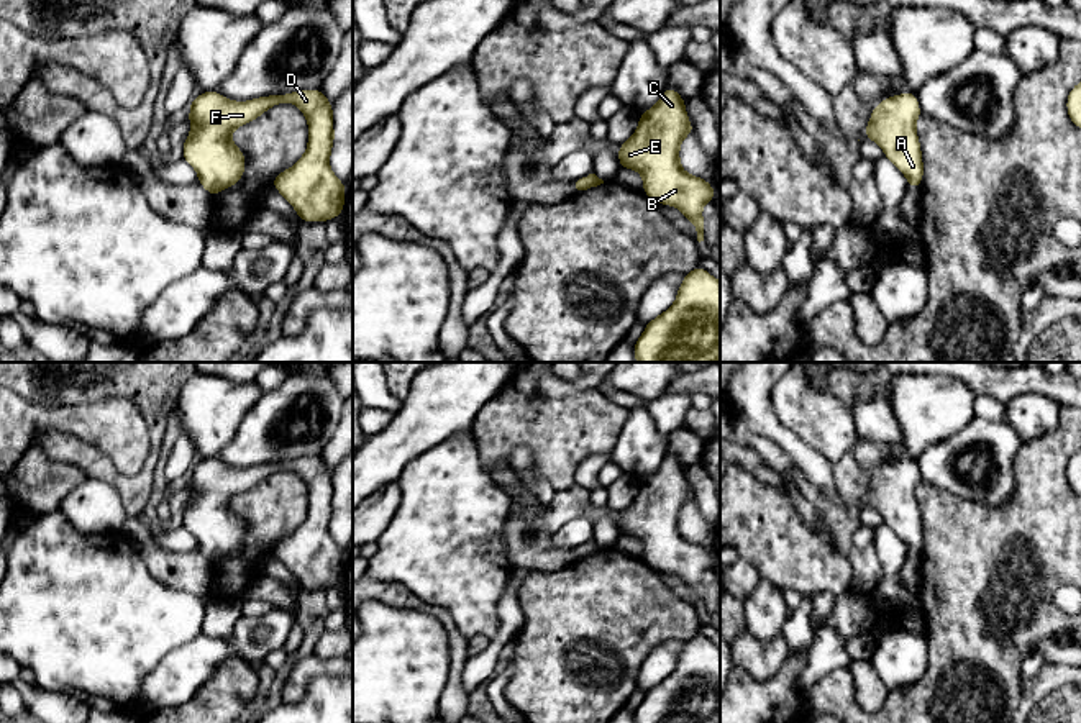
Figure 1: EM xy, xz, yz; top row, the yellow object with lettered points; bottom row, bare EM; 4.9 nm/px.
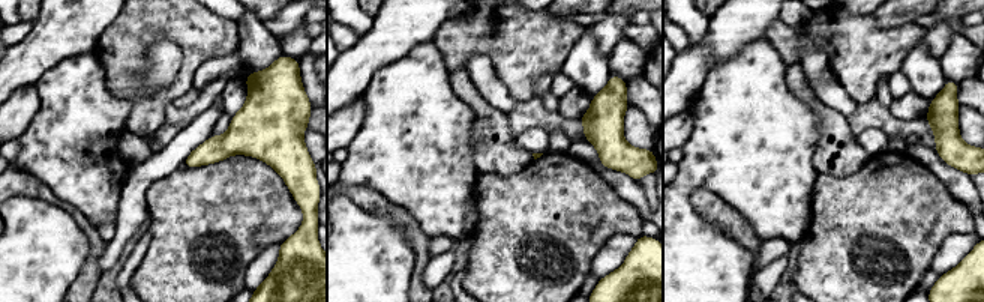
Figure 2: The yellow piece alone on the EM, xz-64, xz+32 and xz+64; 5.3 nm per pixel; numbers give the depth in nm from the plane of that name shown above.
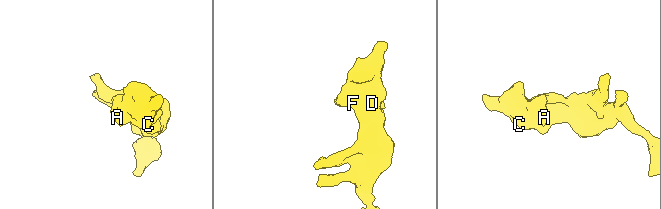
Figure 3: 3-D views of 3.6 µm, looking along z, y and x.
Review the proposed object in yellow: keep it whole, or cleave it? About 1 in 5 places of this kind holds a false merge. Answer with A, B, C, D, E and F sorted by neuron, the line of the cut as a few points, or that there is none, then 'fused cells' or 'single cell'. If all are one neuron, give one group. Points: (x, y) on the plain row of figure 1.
A B C D E F | no cut | single cell

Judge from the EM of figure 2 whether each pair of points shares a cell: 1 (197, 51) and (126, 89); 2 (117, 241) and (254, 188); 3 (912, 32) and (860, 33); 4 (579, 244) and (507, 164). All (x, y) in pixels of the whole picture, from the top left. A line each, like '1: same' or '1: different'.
1: same
2: different
3: same
4: different

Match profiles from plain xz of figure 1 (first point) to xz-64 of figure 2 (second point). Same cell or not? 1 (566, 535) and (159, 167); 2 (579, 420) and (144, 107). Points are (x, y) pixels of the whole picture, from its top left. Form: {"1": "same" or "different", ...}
{"1": "same", "2": "same"}

